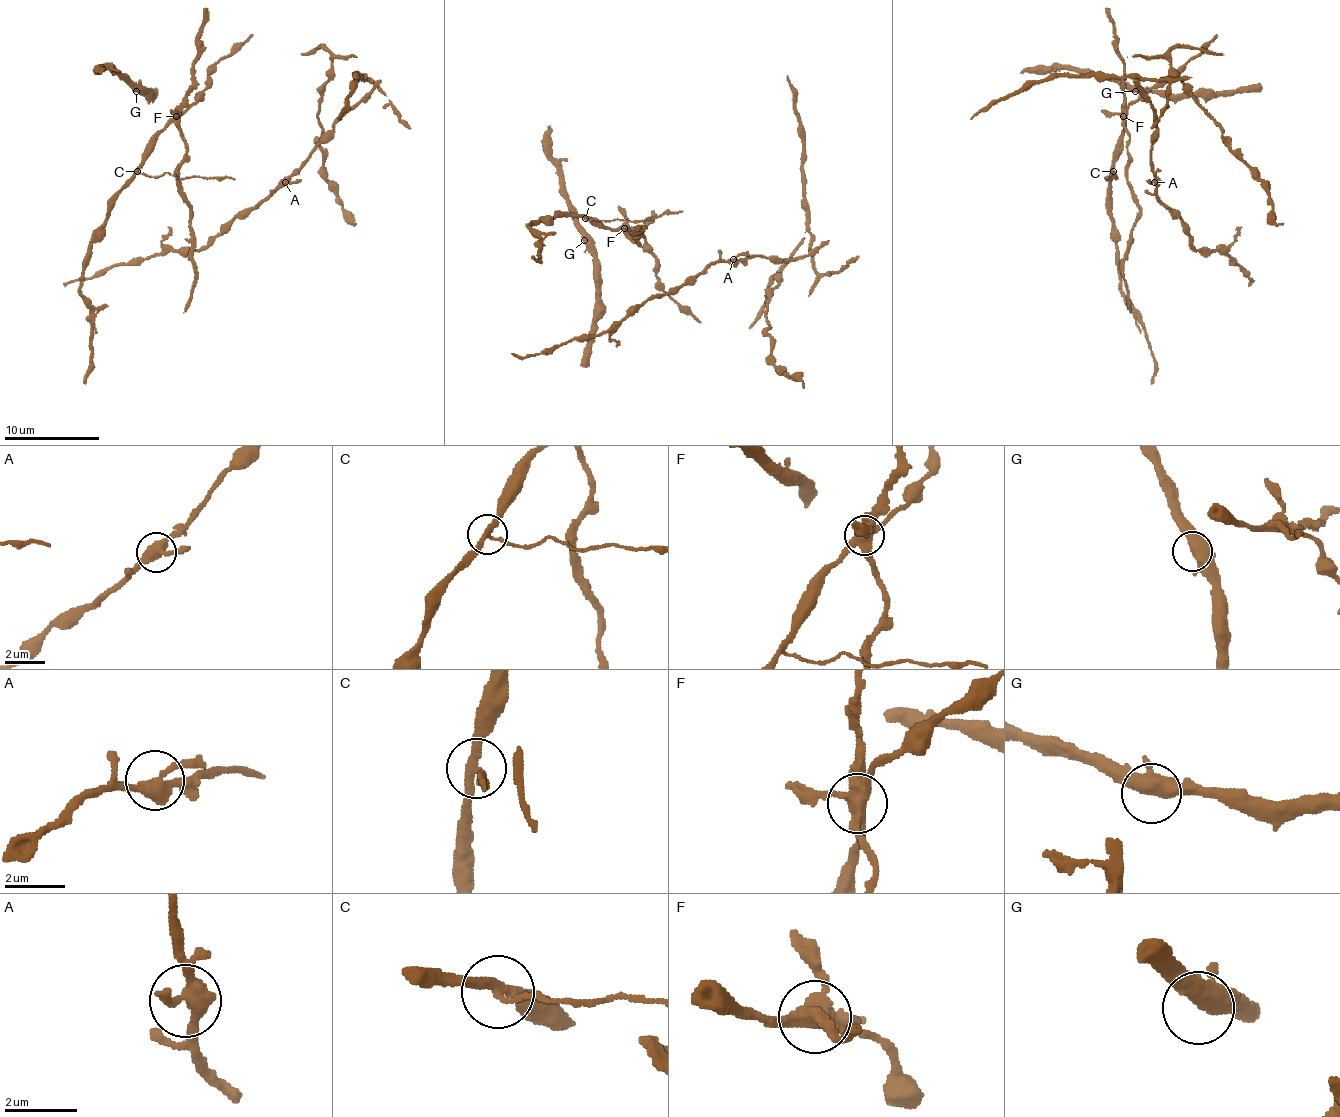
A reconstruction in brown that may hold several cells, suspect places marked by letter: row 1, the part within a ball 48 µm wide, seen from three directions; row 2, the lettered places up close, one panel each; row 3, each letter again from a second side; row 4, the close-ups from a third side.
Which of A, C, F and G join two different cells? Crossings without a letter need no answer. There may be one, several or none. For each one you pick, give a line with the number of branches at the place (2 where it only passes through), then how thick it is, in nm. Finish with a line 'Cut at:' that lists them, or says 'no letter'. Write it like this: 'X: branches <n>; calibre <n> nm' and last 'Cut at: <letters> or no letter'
C: branches 3; calibre 240 nm
F: branches 4; calibre 480 nm
Cut at: C, F

